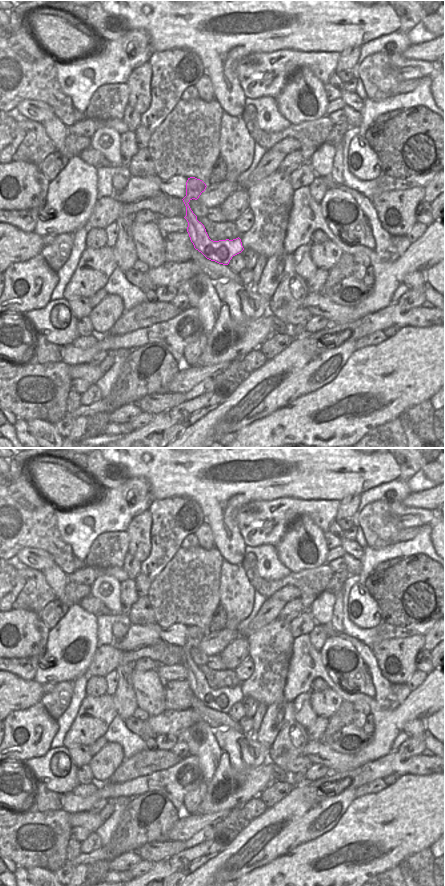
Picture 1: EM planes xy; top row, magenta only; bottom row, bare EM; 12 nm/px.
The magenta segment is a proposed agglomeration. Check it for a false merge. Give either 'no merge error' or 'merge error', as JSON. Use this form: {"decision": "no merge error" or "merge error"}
{"decision": "no merge error"}

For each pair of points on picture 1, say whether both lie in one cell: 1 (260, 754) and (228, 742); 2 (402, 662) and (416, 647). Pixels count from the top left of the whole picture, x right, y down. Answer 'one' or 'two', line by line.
1: one
2: one

